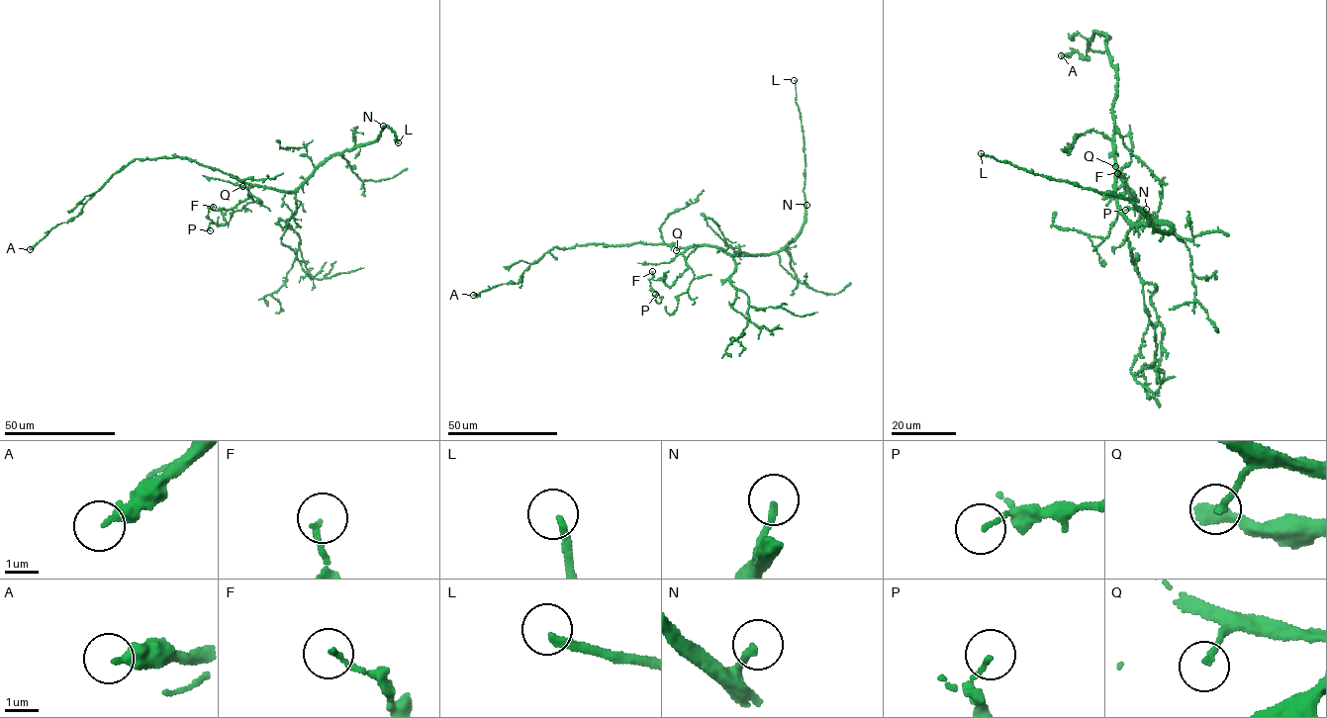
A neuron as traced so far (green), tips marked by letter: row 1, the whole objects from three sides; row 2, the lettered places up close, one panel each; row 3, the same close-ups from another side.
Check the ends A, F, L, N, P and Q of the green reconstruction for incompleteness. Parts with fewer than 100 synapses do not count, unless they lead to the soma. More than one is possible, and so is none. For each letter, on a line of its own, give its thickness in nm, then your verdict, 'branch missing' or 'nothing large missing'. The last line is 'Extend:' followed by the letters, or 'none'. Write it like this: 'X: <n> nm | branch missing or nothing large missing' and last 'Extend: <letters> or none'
A: 320 nm | nothing large missing
F: 130 nm | nothing large missing
L: 200 nm | branch missing
N: 190 nm | branch missing
P: 110 nm | nothing large missing
Q: 180 nm | nothing large missing
Extend: L, N

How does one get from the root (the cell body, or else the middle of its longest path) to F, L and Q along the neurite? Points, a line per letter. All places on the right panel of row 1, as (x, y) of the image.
F: (1115, 190), (1115, 174), (1129, 196), (1138, 200), (1126, 187), (1124, 176), (1117, 173)
L: (1115, 190), (1131, 224), (1165, 223), (1174, 233), (1156, 229), (1144, 212), (1114, 195), (981, 153)
Q: (1115, 190), (1115, 166)

